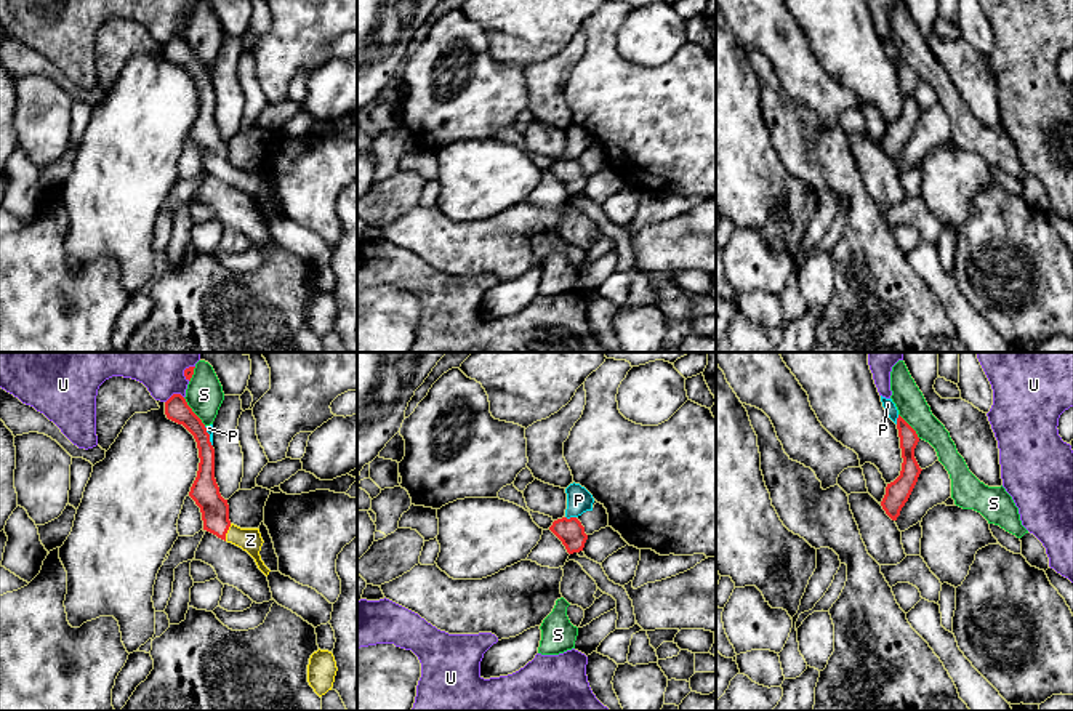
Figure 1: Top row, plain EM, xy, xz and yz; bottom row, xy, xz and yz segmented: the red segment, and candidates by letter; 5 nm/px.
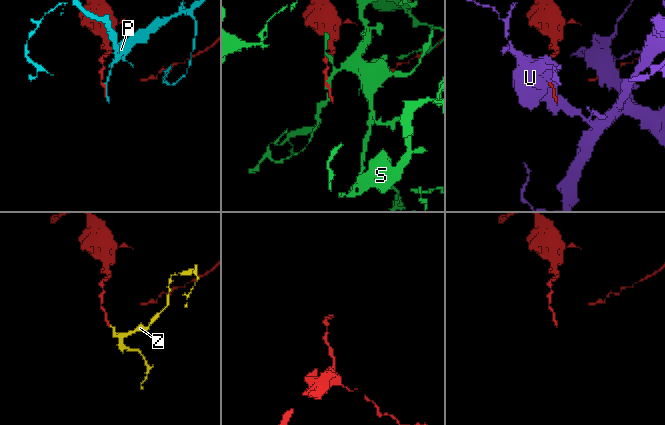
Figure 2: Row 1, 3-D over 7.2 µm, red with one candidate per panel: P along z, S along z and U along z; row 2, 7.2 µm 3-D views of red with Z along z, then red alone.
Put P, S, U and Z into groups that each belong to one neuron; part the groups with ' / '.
P / S / U / Z

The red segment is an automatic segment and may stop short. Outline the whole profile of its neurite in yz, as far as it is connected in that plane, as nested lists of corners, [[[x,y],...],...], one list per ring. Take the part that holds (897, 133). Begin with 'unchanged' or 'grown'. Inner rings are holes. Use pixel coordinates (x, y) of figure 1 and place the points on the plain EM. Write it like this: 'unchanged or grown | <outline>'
unchanged | [[[900,56],[897,59],[897,70],[903,99],[902,112],[894,123],[887,125],[881,143],[882,151],[892,162],[897,162],[900,157],[922,112],[914,99],[914,90],[919,83],[916,72]]]

